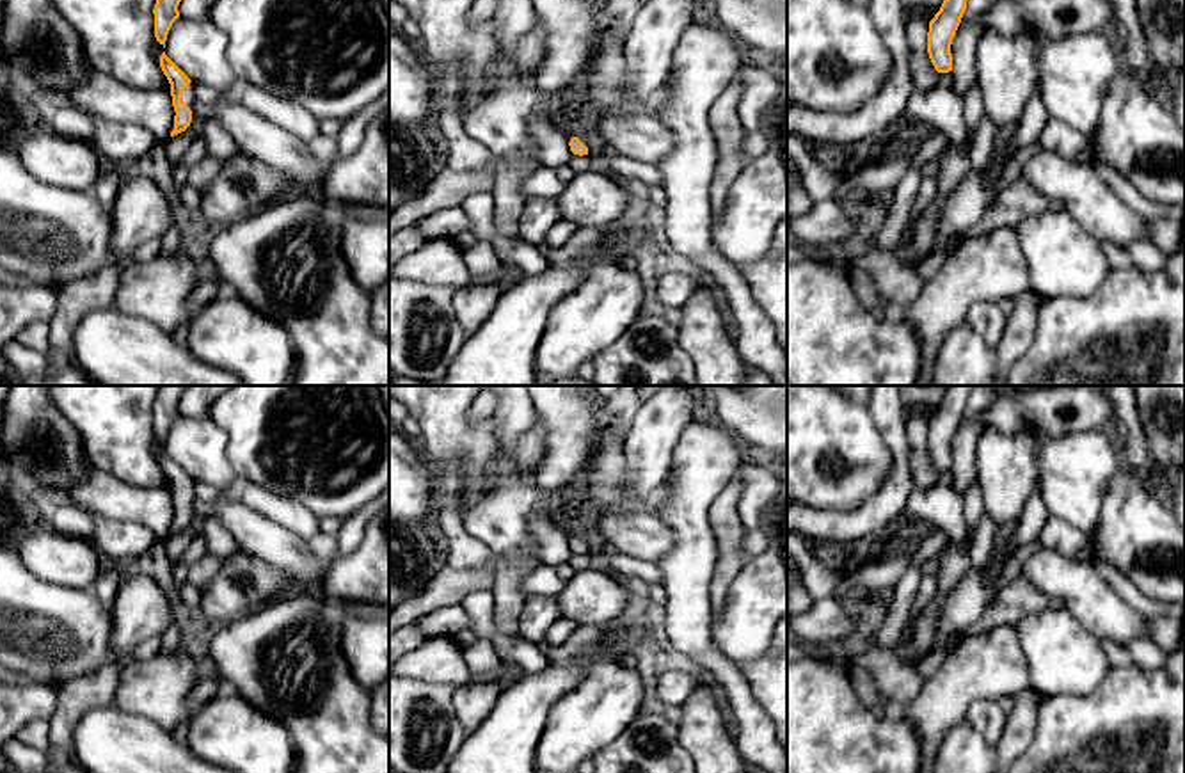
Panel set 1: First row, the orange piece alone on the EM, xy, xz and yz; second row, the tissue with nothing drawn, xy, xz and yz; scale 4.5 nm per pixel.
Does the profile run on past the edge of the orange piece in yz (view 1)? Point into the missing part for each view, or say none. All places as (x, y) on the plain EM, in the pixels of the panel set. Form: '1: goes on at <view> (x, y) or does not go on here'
1: does not go on here

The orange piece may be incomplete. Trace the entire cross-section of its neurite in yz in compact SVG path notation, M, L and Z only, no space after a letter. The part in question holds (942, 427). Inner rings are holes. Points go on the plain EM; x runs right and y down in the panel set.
M949 386L940 409L929 419L927 451L938 471L952 469L950 442L972 389L974 386Z

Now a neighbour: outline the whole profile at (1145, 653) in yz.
M1135 638L1125 649L1132 656L1132 661L1144 670L1158 670L1165 665L1167 652L1151 638Z

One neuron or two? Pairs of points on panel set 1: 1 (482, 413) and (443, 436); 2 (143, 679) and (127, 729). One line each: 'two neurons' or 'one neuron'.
1: two neurons
2: two neurons

